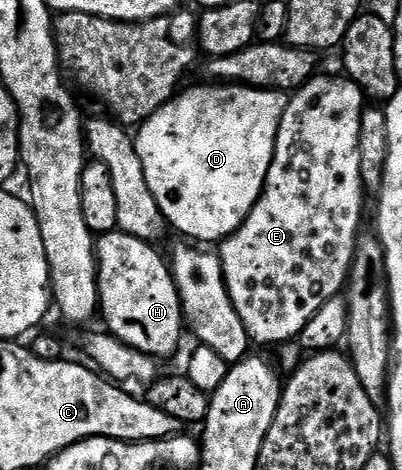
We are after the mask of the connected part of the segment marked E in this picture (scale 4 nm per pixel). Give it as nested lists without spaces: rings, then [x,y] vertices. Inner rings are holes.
[[[315,77],[309,79],[302,88],[289,96],[286,112],[280,121],[280,129],[274,146],[272,165],[268,169],[266,184],[262,190],[262,196],[256,201],[252,213],[228,238],[222,240],[217,248],[218,260],[222,263],[222,272],[226,278],[226,291],[230,294],[230,304],[236,309],[240,321],[244,321],[244,329],[250,334],[251,340],[258,343],[275,343],[281,345],[297,340],[302,334],[304,325],[312,321],[316,313],[330,299],[337,299],[343,294],[346,281],[350,278],[350,266],[354,260],[354,250],[358,248],[358,240],[362,227],[362,174],[360,173],[360,121],[362,112],[367,106],[368,99],[361,87],[357,87],[352,80],[345,77],[339,79],[321,79]]]

